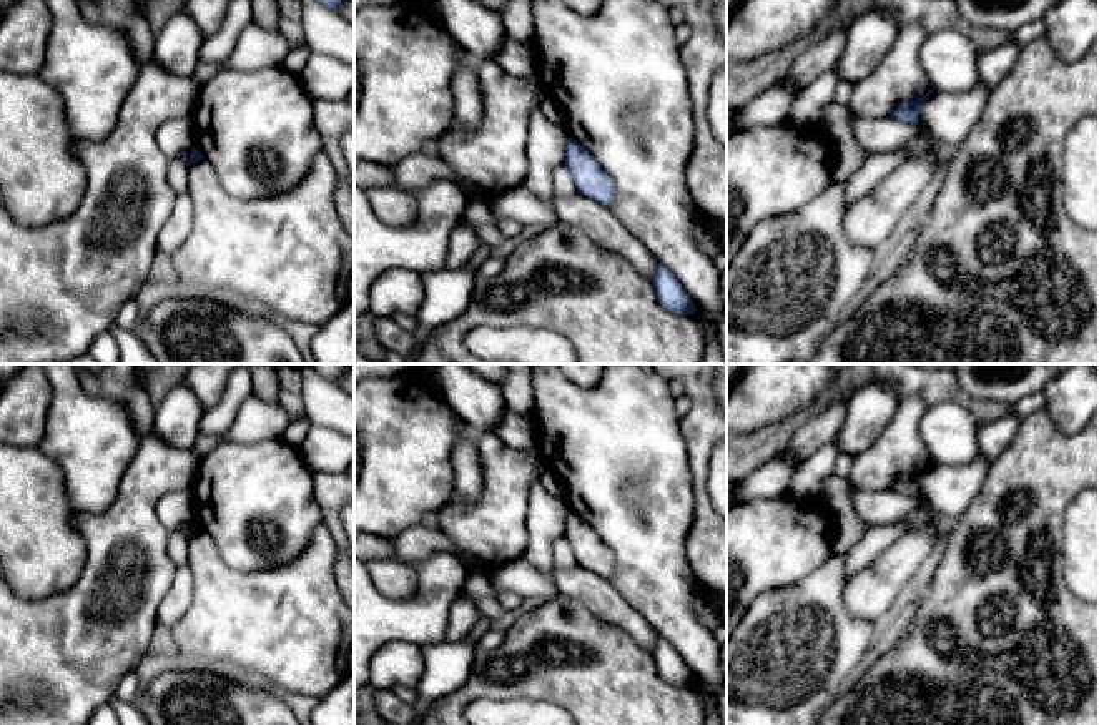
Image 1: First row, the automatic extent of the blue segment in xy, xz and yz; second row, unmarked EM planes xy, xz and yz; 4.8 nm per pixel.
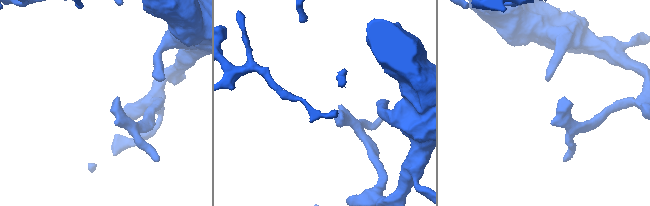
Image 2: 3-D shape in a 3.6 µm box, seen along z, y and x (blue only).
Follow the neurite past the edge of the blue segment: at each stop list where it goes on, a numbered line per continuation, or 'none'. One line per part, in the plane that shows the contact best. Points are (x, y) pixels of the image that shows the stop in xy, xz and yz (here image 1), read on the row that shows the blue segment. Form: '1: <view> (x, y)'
none

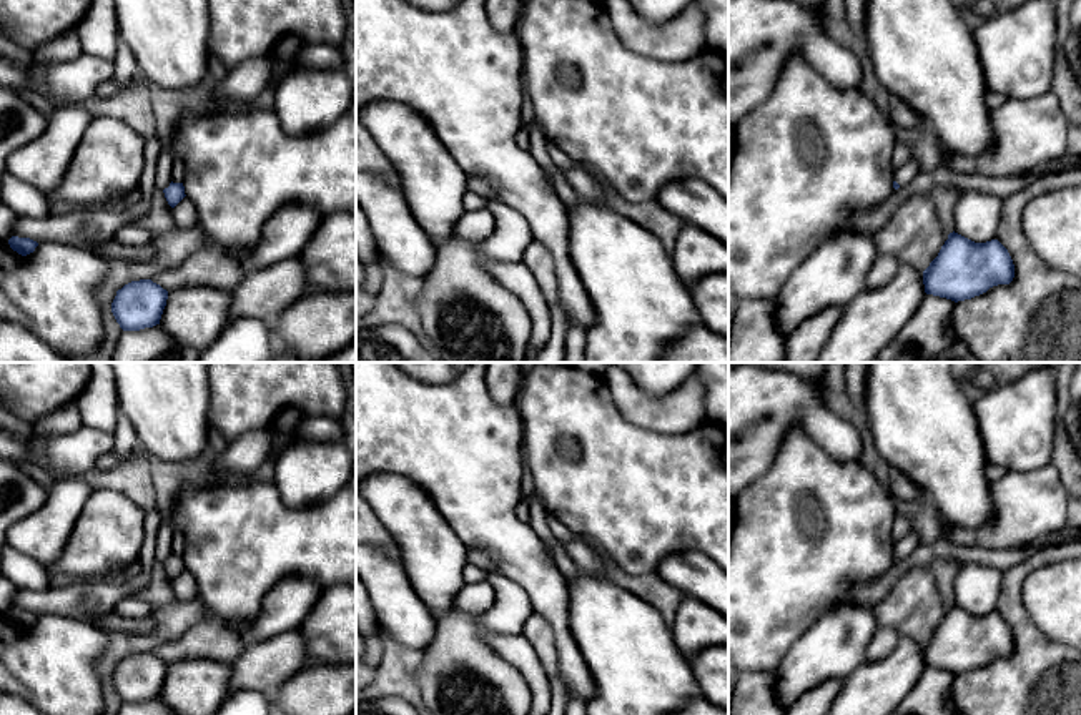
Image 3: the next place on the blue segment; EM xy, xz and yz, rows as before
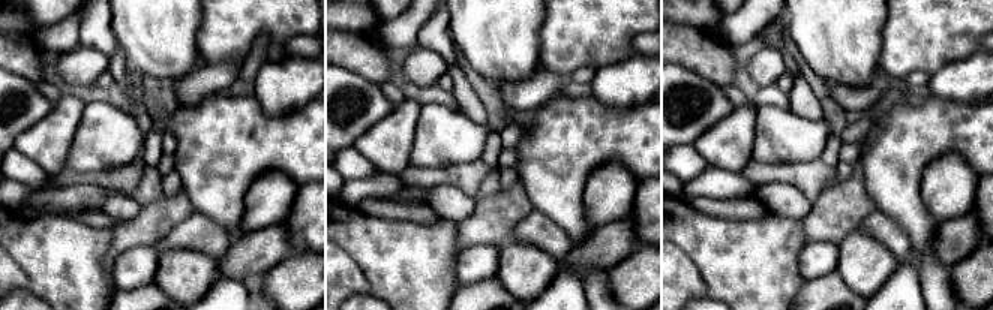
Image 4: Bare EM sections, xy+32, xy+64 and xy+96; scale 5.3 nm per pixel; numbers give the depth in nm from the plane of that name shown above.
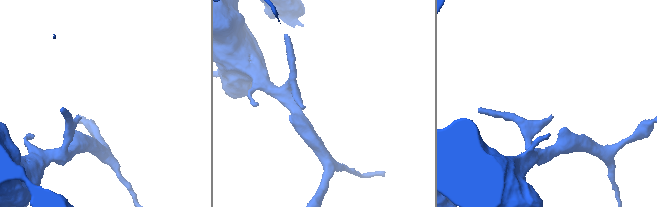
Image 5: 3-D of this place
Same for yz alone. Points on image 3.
1: yz (905, 173)

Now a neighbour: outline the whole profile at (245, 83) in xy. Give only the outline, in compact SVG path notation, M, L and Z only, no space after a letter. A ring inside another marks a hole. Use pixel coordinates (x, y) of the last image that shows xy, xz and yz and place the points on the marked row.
M273 55L253 58L228 72L228 75L218 83L211 95L211 100L215 103L215 108L211 111L216 111L216 106L221 101L238 101L239 105L254 103L254 100L263 93L263 90L268 88L268 83L274 70L274 62L276 60Z

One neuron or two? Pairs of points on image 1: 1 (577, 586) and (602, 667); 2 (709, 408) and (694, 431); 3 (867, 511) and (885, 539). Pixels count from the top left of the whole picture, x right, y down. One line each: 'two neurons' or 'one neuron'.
1: two neurons
2: one neuron
3: two neurons

